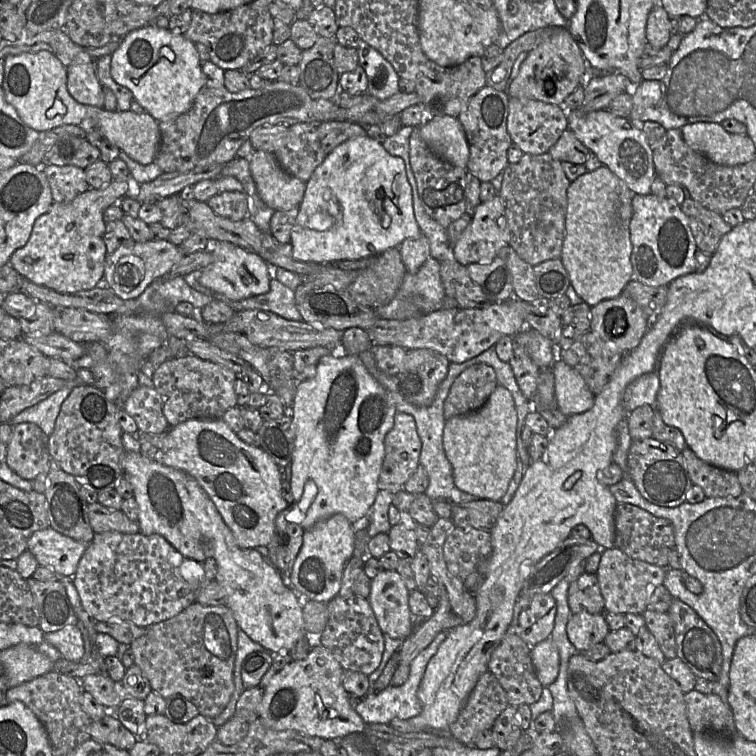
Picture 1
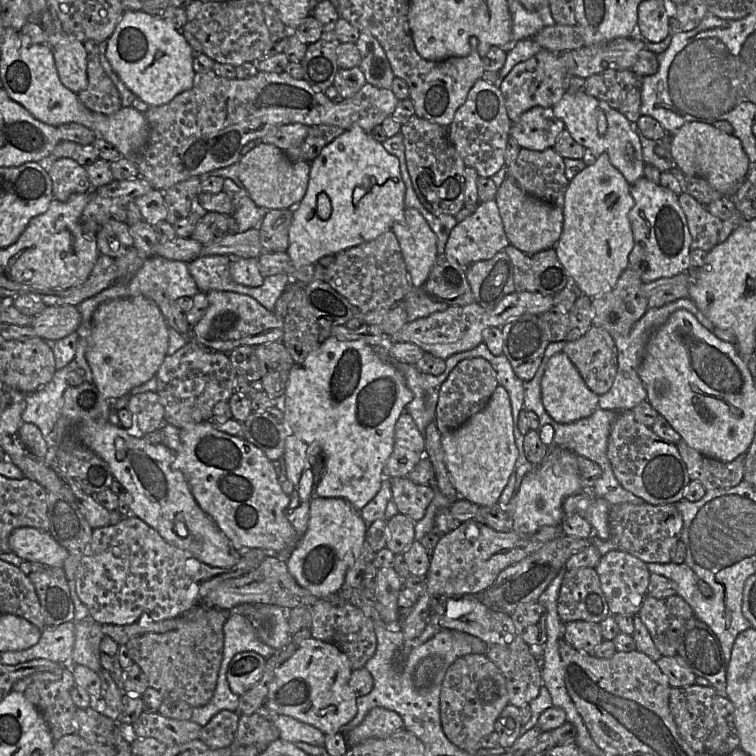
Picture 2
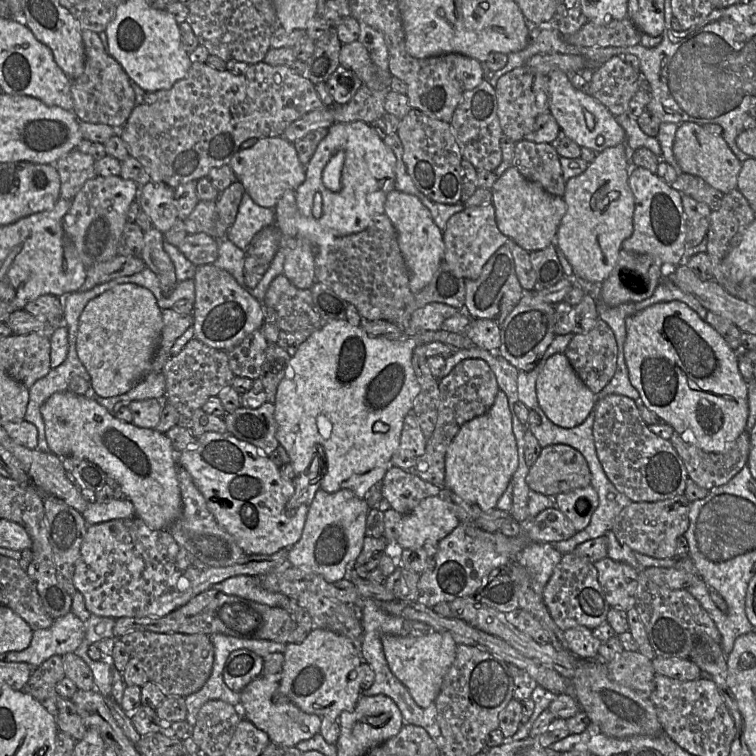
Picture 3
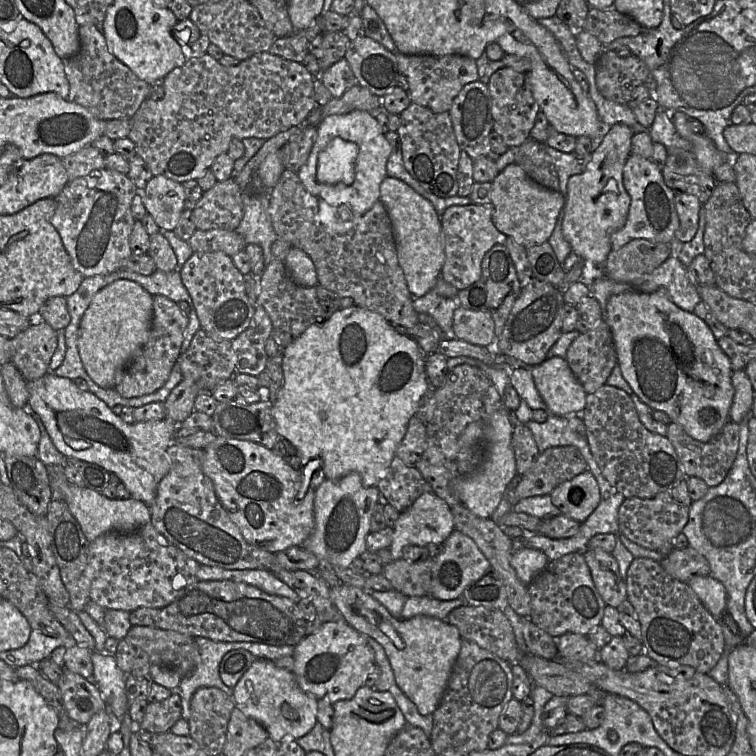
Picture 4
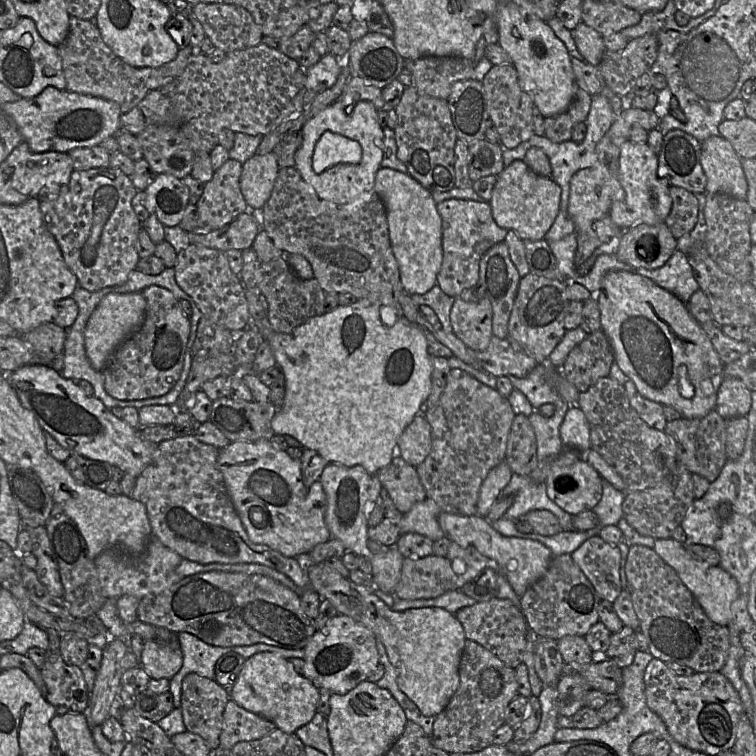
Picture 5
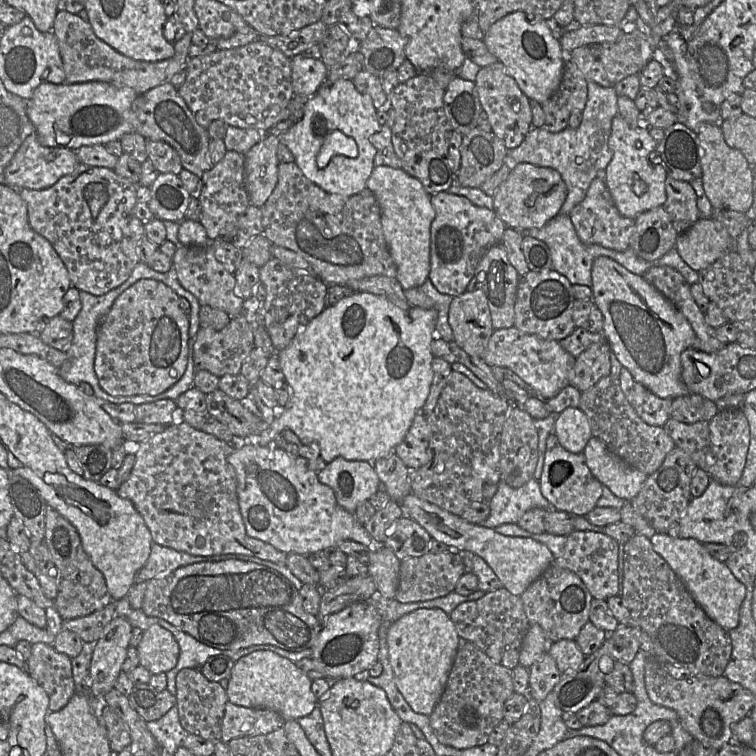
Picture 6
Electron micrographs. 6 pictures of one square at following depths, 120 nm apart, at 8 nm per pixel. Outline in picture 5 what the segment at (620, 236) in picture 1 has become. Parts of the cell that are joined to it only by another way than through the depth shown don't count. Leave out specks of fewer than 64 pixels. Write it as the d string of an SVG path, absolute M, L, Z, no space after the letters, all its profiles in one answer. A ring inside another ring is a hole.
M626 108L617 115L615 122L596 147L597 162L590 168L576 172L570 179L568 214L576 230L587 230L595 221L610 215L611 205L625 199L625 191L618 179L621 145L629 140L633 127L642 127L646 131L657 129L661 118L655 111Z

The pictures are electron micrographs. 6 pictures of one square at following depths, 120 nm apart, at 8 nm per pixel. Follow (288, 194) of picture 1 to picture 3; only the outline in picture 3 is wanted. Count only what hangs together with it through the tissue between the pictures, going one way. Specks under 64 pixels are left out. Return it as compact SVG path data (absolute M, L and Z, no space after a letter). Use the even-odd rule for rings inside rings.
M282 136L261 138L253 147L240 149L231 159L230 166L252 200L271 209L285 191L295 191L306 177L306 166L301 164L293 143Z

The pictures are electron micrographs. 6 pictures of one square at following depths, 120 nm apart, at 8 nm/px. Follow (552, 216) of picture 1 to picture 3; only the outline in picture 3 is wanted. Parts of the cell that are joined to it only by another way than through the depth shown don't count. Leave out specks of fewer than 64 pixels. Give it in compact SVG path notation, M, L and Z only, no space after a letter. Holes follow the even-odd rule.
M517 142L511 164L526 179L541 185L548 193L564 196L566 183L560 156L550 143Z

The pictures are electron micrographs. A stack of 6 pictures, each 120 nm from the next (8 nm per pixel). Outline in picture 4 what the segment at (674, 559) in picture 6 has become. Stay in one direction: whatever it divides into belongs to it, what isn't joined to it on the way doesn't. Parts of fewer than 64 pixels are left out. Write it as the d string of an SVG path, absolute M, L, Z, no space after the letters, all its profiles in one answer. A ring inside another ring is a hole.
M710 575L694 576L687 584L709 613L716 620L723 620L723 614L727 612L727 592L724 585Z

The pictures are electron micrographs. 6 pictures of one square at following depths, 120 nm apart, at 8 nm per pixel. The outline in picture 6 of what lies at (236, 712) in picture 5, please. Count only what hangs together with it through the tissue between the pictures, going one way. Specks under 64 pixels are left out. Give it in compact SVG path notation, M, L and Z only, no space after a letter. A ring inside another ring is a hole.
M227 702L222 720L221 740L228 744L230 740L245 736L268 734L283 727L285 719L277 712L266 708L248 708Z

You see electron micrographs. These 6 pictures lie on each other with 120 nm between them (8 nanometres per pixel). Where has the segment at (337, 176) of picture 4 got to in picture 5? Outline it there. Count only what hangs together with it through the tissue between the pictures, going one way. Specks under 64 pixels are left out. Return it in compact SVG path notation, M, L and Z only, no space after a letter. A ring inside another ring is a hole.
M325 131L315 145L312 166L321 174L339 163L358 164L362 158L362 147L356 140Z

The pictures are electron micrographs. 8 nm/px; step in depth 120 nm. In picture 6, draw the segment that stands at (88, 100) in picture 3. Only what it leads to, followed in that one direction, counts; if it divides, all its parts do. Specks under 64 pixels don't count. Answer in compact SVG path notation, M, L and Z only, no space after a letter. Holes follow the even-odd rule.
M58 11L52 32L57 38L59 51L65 72L65 83L75 84L90 81L100 81L116 87L129 87L139 95L167 83L178 72L188 67L189 48L192 45L192 34L186 34L174 44L173 57L156 62L134 60L114 50L107 43L99 39L89 23L78 15L66 11Z

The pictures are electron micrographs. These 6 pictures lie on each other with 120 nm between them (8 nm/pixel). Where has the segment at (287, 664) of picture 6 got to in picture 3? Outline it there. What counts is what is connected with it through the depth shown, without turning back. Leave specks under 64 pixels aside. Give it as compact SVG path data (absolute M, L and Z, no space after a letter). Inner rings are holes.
M260 675L240 692L240 712L257 728L269 736L271 742L296 746L299 742L312 738L320 732L322 718L317 714L306 713L280 691L275 678Z

